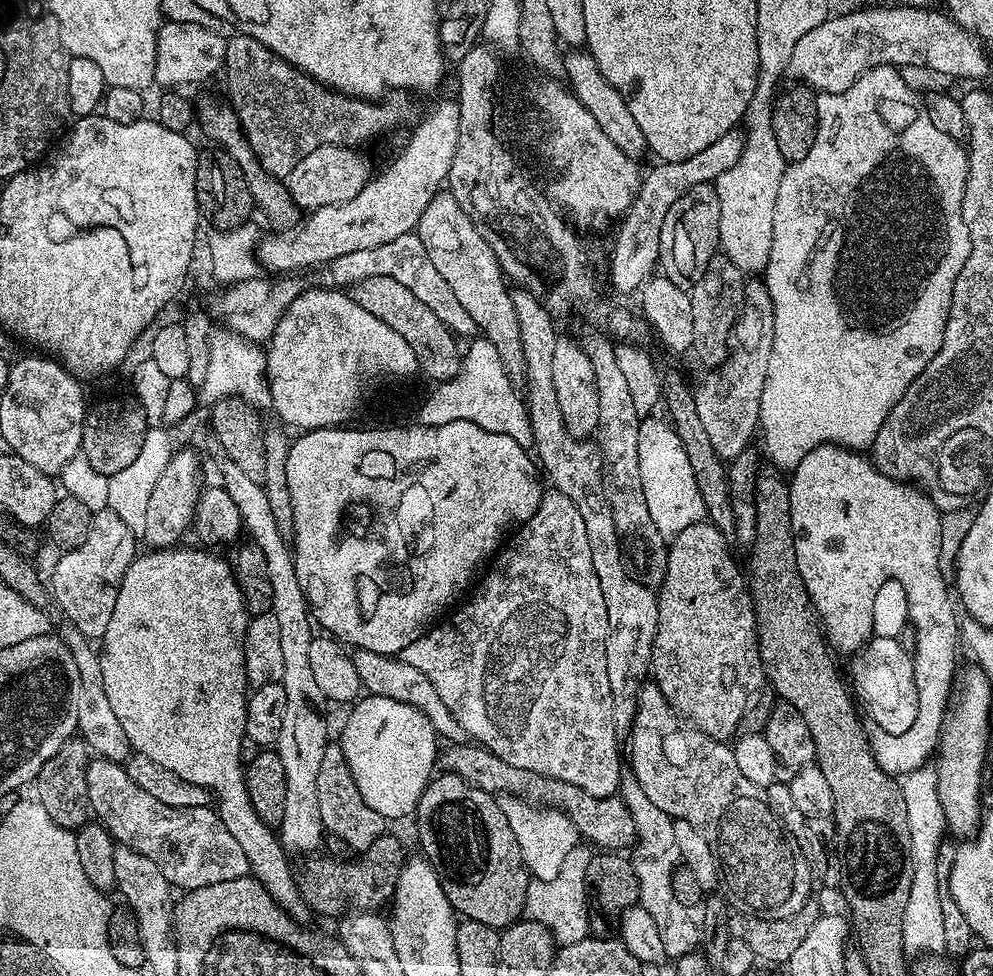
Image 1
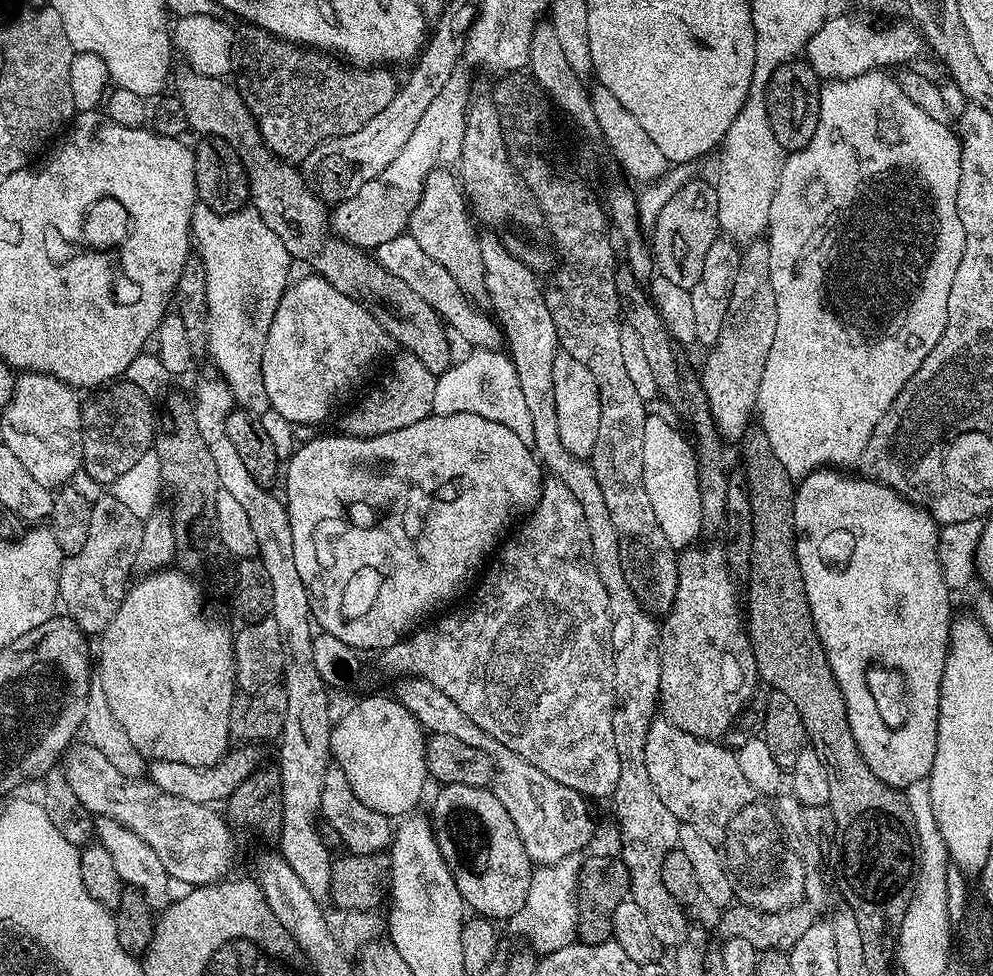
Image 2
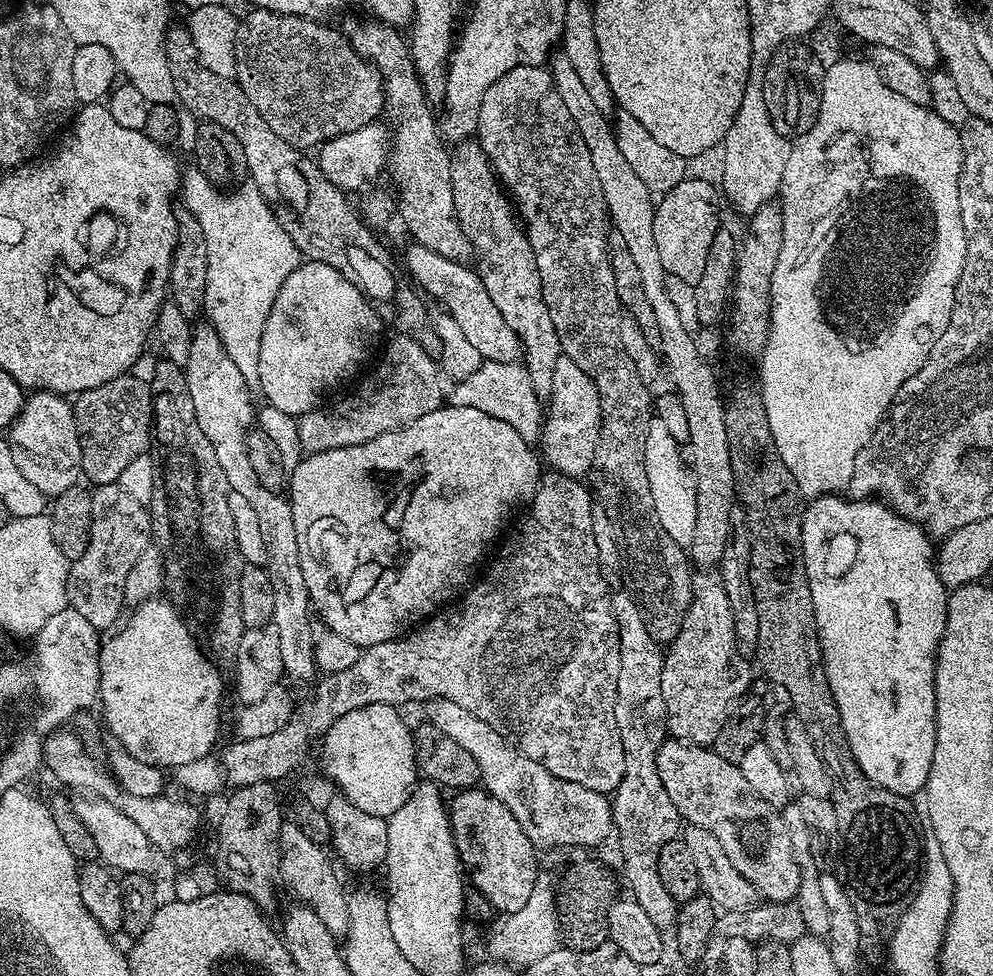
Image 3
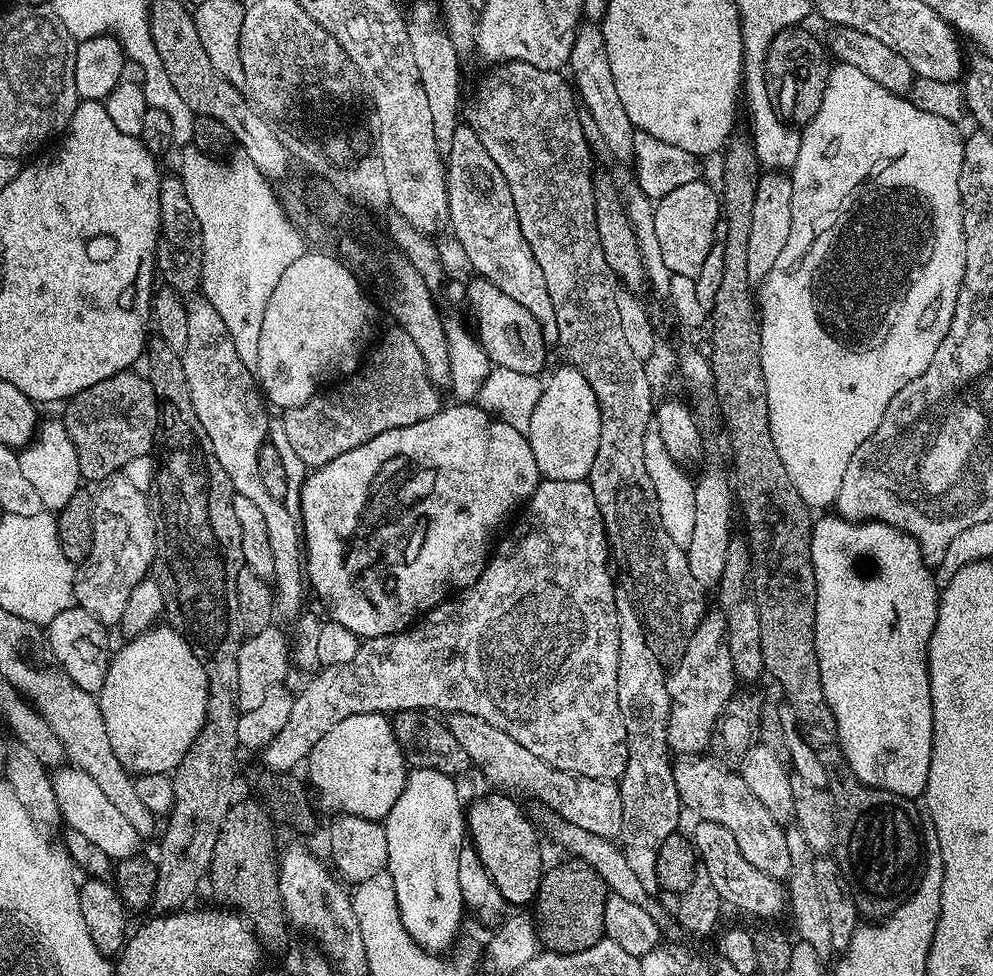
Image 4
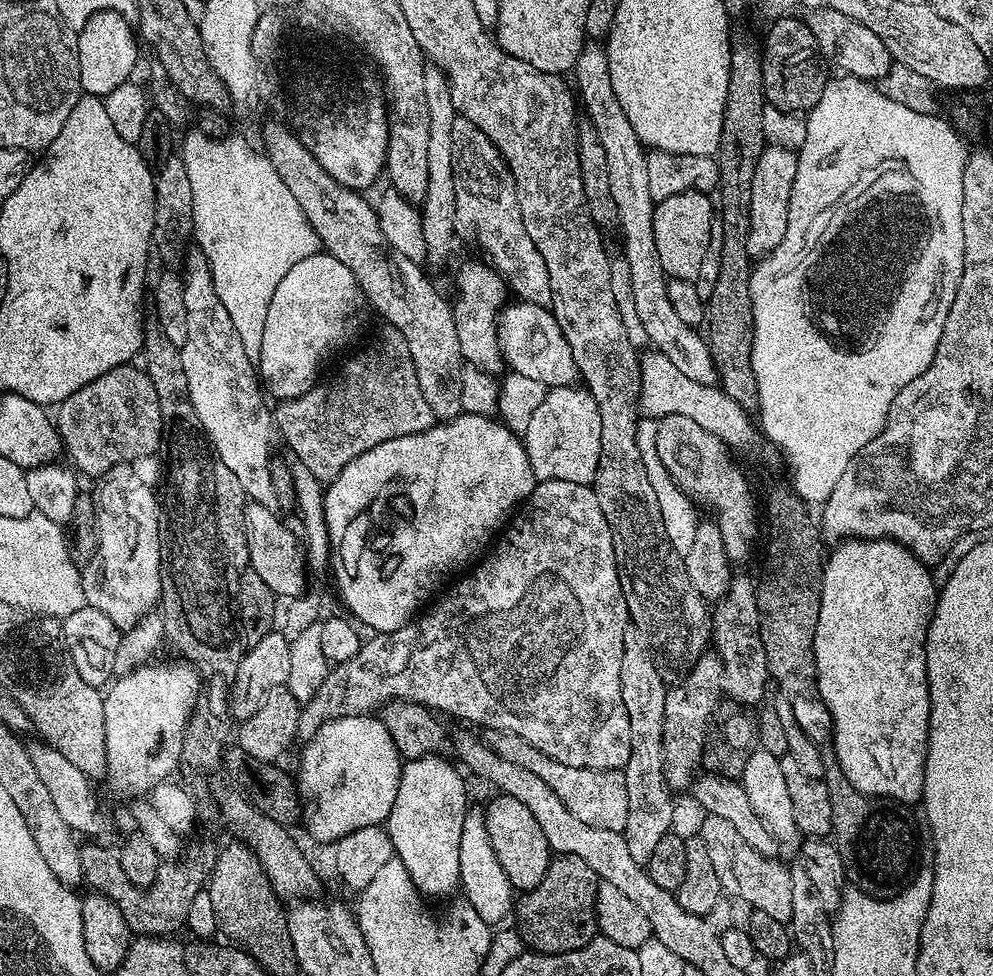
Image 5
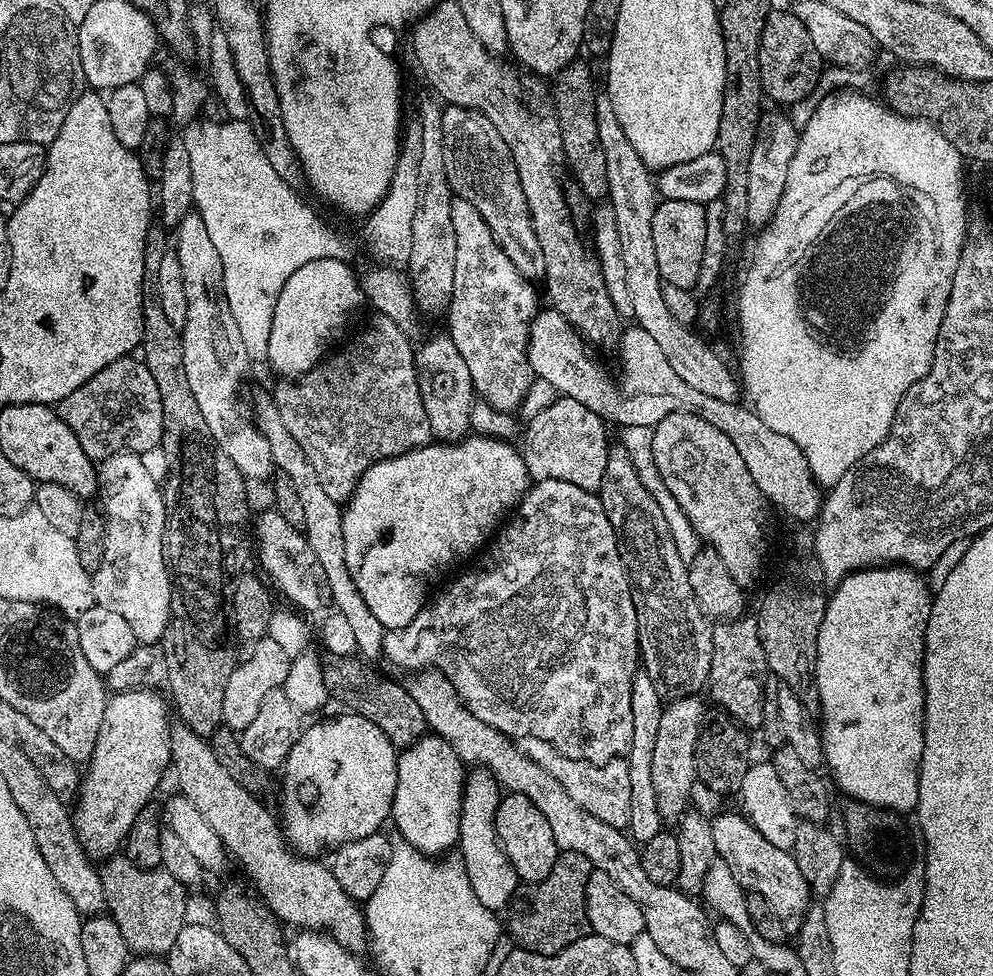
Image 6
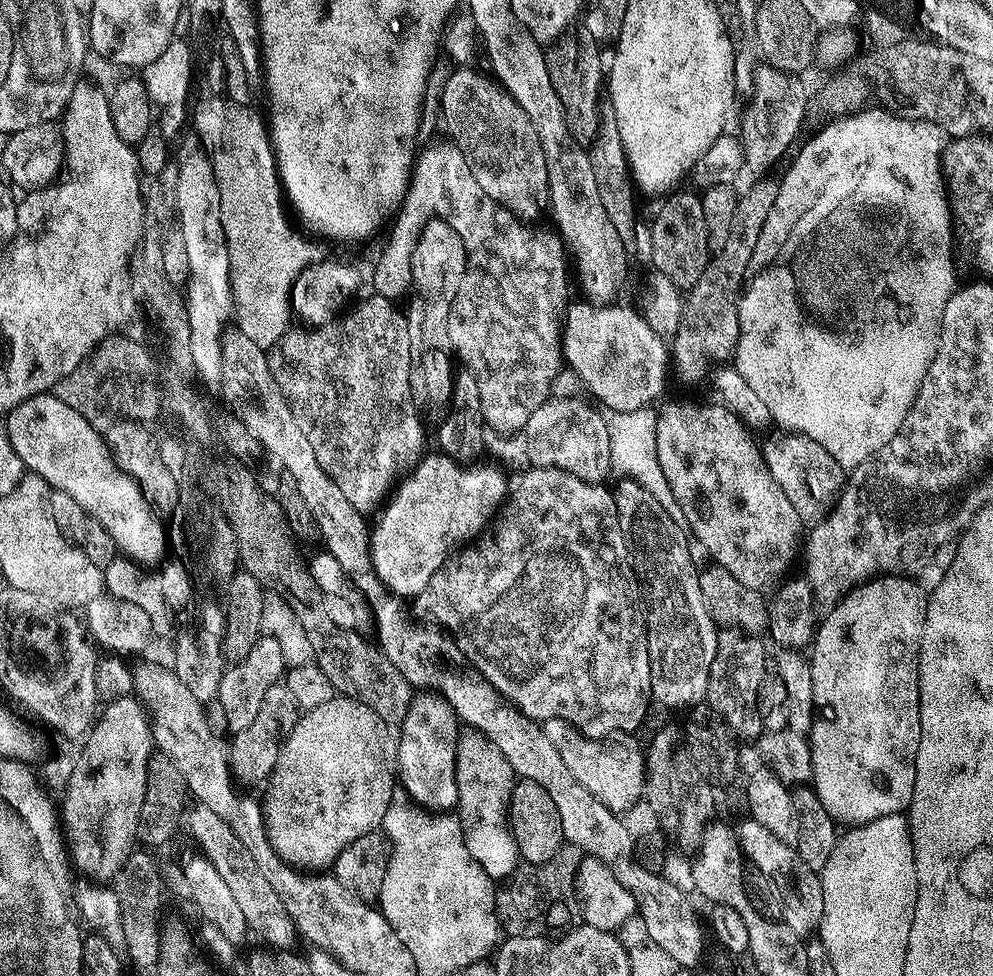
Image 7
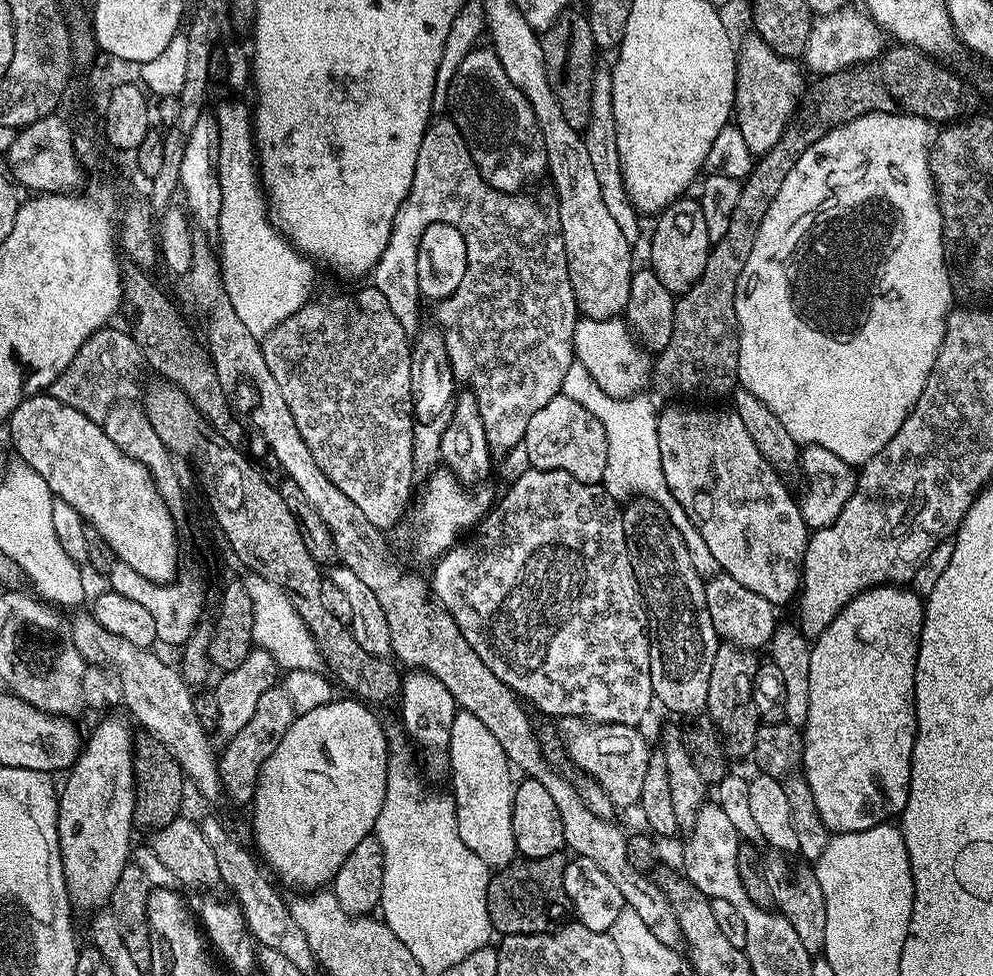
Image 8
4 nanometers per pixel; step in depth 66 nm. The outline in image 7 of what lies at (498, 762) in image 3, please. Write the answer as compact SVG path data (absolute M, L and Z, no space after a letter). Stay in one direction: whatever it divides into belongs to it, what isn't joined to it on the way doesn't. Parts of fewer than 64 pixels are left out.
M576 738L568 749L563 749L562 755L570 774L574 774L576 781L587 792L594 794L594 798L598 798L598 802L602 802L602 806L611 812L624 814L627 808L641 803L646 779L646 758L641 749L639 752L628 744L612 744L609 748L604 746L587 738Z

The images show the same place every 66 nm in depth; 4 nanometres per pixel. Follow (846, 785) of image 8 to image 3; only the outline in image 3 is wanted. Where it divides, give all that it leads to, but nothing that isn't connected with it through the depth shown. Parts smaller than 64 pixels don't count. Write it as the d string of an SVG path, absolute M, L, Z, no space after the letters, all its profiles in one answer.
M840 494L821 496L802 512L802 554L806 566L806 578L810 582L810 598L814 598L814 618L820 639L820 649L826 670L826 682L830 682L830 694L838 706L842 718L842 730L850 746L850 754L858 762L862 774L870 778L880 788L890 790L899 796L915 797L915 792L923 793L928 786L930 766L934 762L936 745L936 651L942 634L946 630L946 610L949 589L938 578L933 560L934 544L924 529L914 522L899 516L893 508L875 499L853 500Z

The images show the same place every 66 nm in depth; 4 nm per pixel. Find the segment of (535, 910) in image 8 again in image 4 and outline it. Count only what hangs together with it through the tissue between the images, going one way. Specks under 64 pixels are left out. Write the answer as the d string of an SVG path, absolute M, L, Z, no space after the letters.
M575 858L565 859L565 864L557 868L549 867L540 879L540 889L536 892L534 901L534 923L536 931L540 934L541 945L550 952L581 952L590 950L600 940L605 939L604 919L606 918L606 902L609 898L609 890L606 882L584 860Z

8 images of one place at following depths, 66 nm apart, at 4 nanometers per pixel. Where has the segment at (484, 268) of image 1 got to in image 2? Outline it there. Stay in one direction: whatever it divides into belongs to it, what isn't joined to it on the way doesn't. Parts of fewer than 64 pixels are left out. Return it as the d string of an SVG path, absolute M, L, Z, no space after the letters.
M447 167L436 168L426 178L424 188L420 191L420 201L418 206L414 206L414 214L408 223L407 235L412 236L414 242L418 242L418 246L422 246L430 258L434 258L434 262L441 263L446 270L450 270L450 274L454 274L454 282L458 282L469 298L483 297L484 266L480 236L472 225L470 204L461 181L448 172L451 171Z

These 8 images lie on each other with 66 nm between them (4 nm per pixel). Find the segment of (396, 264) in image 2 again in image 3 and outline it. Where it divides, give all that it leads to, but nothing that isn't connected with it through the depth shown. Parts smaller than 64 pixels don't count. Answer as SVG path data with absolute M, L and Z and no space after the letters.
M412 242L409 245L404 252L404 260L402 256L402 264L415 287L425 297L433 296L441 304L439 307L453 316L483 361L517 363L522 356L518 334L510 330L510 322L502 318L502 310L498 310L490 294L486 294L479 271L459 260L442 258L442 254L434 254L434 250L426 250L426 246L421 244Z

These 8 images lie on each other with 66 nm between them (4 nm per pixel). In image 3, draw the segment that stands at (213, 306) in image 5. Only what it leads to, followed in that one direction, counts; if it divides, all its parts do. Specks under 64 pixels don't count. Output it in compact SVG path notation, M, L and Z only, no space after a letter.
M207 322L201 324L193 327L190 355L182 365L184 376L188 379L188 393L190 398L194 398L194 418L198 418L202 434L206 434L210 446L214 446L214 455L218 457L218 466L222 466L222 474L226 474L229 489L242 494L258 518L268 555L268 577L270 582L274 582L271 623L278 630L284 676L292 680L315 681L318 669L315 660L317 637L312 630L314 612L308 599L306 578L302 578L302 562L298 562L298 538L294 534L292 505L283 495L266 490L266 486L254 478L250 454L246 454L248 433L258 412L257 405L252 405L253 389L230 360L212 325Z

